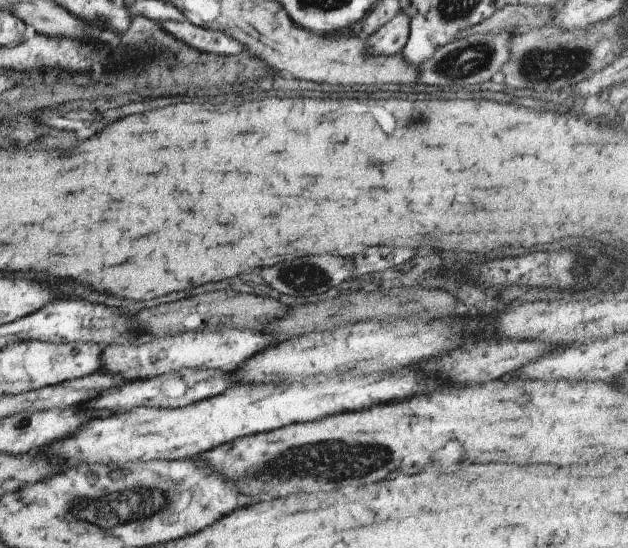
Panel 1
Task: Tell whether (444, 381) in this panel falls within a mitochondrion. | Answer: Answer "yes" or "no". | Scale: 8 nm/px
no

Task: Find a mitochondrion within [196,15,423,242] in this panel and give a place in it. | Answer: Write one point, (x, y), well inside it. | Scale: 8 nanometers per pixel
(293, 131)

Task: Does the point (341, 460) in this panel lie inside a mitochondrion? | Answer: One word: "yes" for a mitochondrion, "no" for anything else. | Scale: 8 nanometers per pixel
yes

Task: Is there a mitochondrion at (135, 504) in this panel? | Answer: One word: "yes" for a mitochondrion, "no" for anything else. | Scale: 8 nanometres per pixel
yes

